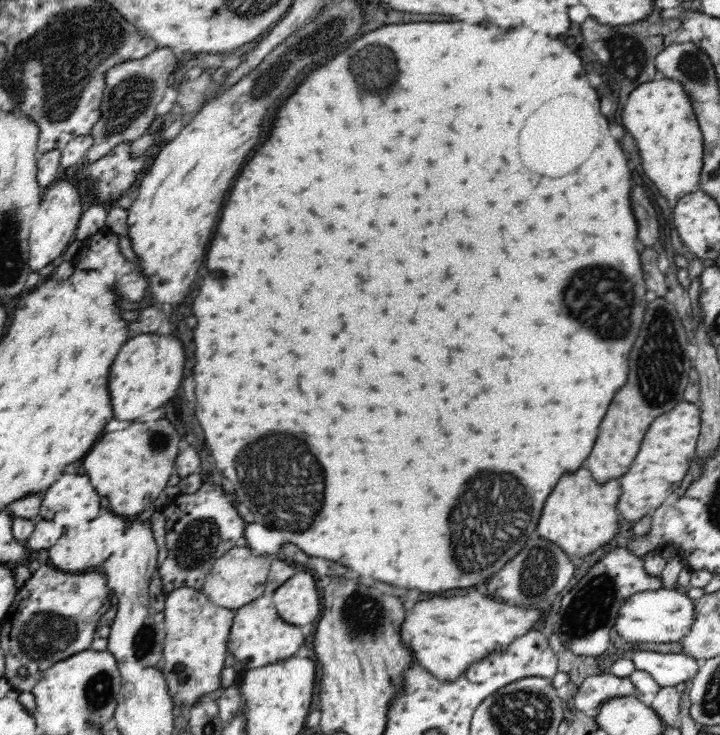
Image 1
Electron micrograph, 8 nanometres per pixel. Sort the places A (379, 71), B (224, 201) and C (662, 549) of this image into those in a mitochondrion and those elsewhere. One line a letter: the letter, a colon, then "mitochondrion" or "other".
A: mitochondrion
B: other
C: other

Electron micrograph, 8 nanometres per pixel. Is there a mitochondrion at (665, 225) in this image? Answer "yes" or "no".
no

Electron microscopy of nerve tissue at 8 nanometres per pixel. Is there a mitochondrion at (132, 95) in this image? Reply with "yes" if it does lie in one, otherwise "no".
yes

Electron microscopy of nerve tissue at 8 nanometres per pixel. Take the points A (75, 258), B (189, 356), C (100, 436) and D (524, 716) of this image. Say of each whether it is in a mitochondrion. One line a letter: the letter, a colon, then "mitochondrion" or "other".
A: other
B: other
C: other
D: mitochondrion

